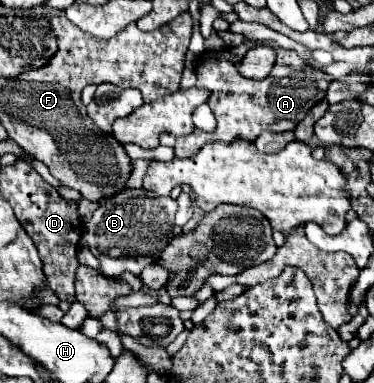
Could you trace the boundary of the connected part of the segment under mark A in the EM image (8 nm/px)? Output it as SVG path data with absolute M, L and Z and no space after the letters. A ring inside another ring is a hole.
M244 47L238 49L238 55L234 57L234 63L230 63L226 57L216 57L216 59L202 59L196 67L198 87L210 89L210 99L208 105L212 113L216 115L218 127L212 133L204 131L194 131L192 135L184 137L184 143L176 143L174 151L176 157L186 157L194 155L202 143L210 141L224 141L230 143L236 137L246 137L254 139L256 131L260 133L262 129L282 133L282 131L292 131L304 117L306 113L314 107L314 103L320 103L326 97L328 85L334 81L334 77L328 77L324 71L308 71L308 69L274 69L270 77L262 81L246 79L238 75L236 67L240 63L240 57L244 55Z

